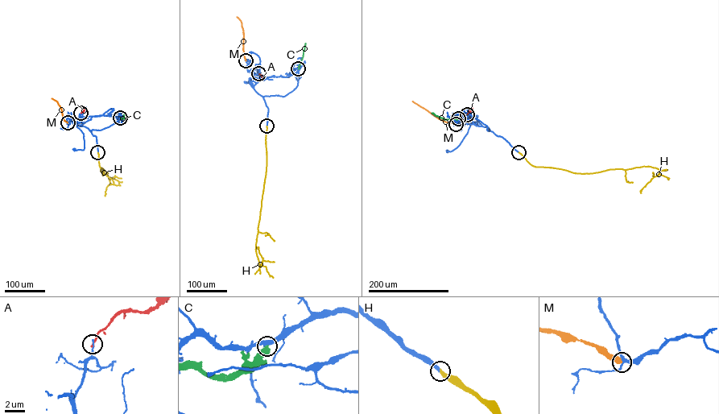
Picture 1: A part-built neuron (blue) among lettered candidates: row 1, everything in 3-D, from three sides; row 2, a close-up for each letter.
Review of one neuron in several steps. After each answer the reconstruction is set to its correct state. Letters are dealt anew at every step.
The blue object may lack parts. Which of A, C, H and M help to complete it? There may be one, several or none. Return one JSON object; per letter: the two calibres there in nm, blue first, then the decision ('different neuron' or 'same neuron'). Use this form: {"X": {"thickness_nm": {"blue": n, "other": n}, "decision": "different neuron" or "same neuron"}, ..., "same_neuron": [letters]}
{"A": {"thickness_nm": {"blue": 130, "other": 200}, "decision": "different neuron"}, "C": {"thickness_nm": {"blue": 480, "other": 440}, "decision": "different neuron"}, "H": {"thickness_nm": {"blue": 320, "other": 440}, "decision": "same neuron"}, "M": {"thickness_nm": {"blue": 200, "other": 360}, "decision": "different neuron"}, "same_neuron": ["H"]}

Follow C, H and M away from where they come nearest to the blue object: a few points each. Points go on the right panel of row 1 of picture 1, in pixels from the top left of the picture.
C: (458, 118), (444, 119), (431, 113)
H: (518, 152), (534, 166), (577, 173), (642, 166), (659, 169), (659, 174), (648, 182), (641, 192)
M: (456, 124), (439, 118), (412, 101)

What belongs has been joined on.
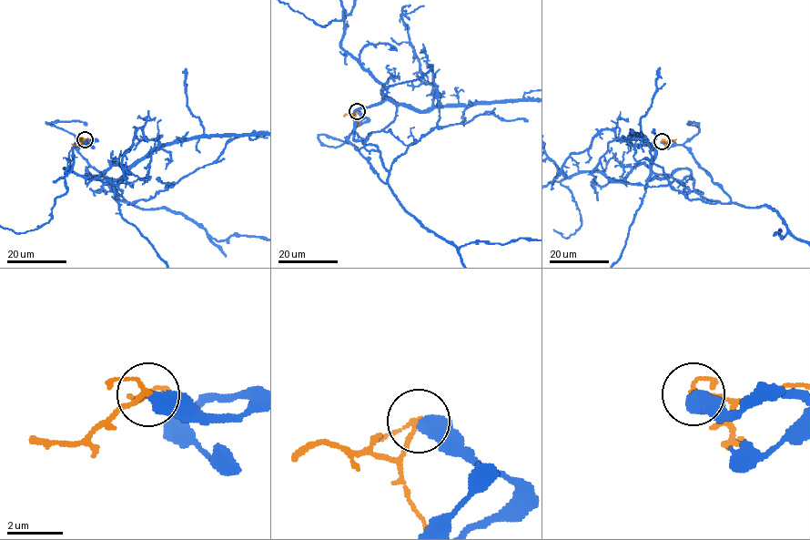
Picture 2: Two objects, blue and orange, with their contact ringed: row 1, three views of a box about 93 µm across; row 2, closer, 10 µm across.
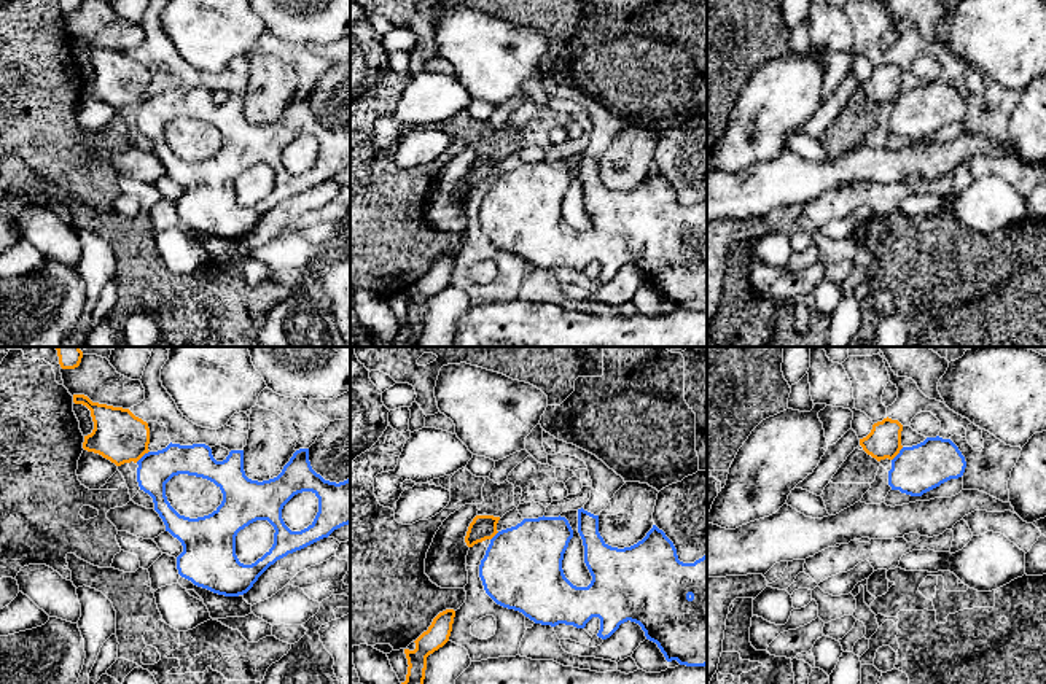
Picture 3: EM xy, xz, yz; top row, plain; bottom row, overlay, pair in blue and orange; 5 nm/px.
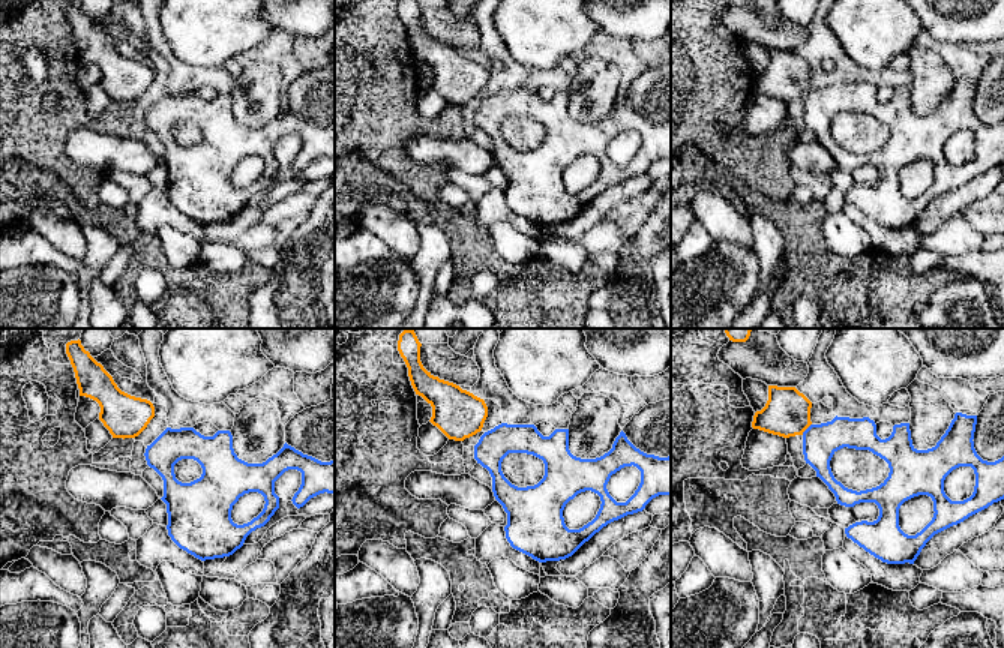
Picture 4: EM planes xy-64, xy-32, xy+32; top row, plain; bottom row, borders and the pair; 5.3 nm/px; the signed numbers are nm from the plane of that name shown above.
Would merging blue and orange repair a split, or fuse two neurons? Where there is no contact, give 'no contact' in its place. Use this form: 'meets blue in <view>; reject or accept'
meets blue in xy; reject

